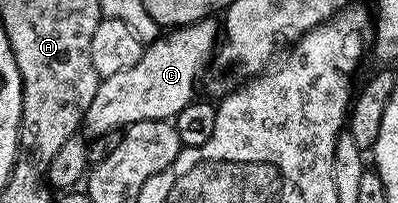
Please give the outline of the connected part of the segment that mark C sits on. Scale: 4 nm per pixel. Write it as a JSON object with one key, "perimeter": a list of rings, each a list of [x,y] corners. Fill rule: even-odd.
{"perimeter":[[[212,17],[199,19],[197,23],[161,34],[145,46],[142,57],[130,65],[130,69],[122,69],[122,73],[101,79],[94,101],[90,101],[90,109],[84,114],[83,130],[95,137],[127,128],[138,121],[175,120],[176,115],[197,98],[198,84],[217,49],[222,27],[214,20]]]}

